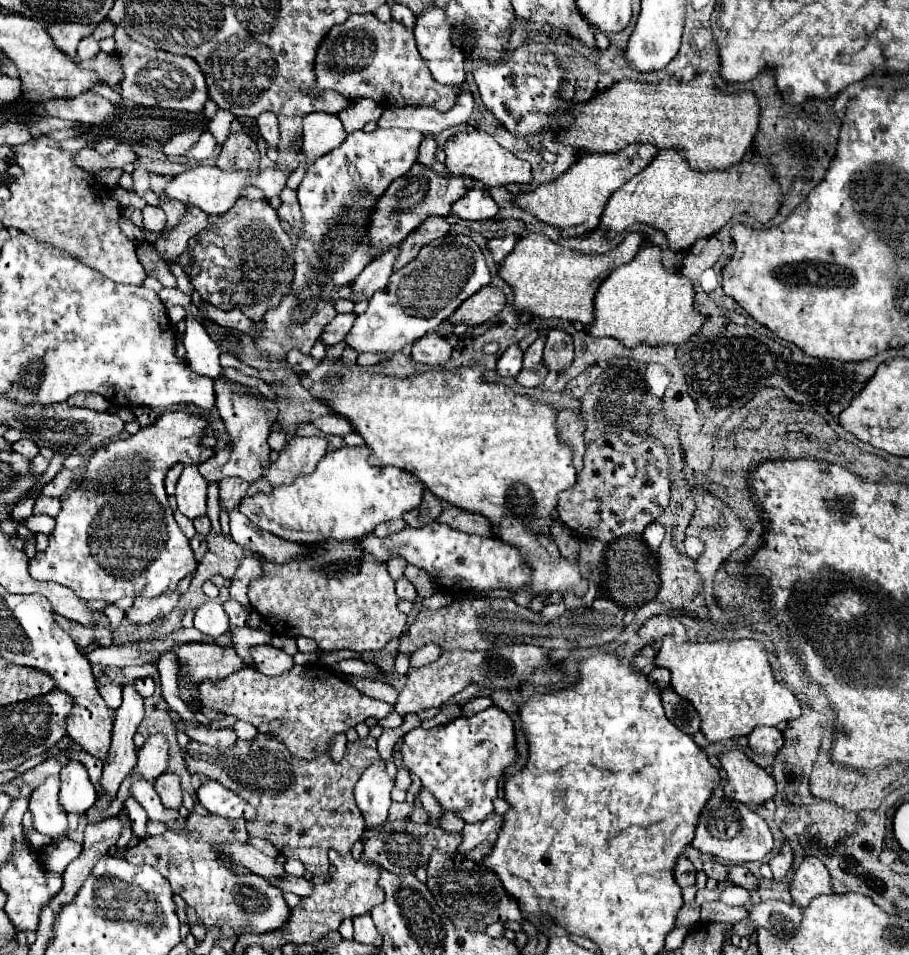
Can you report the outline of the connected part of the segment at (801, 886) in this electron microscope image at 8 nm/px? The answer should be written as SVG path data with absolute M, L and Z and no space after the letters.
M803 858L791 880L791 896L797 906L807 906L807 902L819 894L831 894L829 870L819 858Z

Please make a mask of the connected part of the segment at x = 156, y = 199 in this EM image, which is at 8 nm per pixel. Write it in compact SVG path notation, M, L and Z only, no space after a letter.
M137 166L137 170L133 172L133 190L139 196L143 196L147 200L147 204L159 204L161 202L161 196L151 190L149 178L151 178L151 172L145 170L143 166Z

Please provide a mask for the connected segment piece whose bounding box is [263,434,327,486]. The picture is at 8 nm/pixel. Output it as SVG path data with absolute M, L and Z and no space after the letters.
M315 434L309 438L293 436L287 446L279 452L279 458L263 468L263 476L279 486L283 482L291 482L295 474L309 474L315 470L317 462L327 454L325 434Z

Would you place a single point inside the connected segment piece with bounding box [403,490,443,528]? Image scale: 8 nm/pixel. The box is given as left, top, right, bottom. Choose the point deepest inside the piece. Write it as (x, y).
(430, 508)

